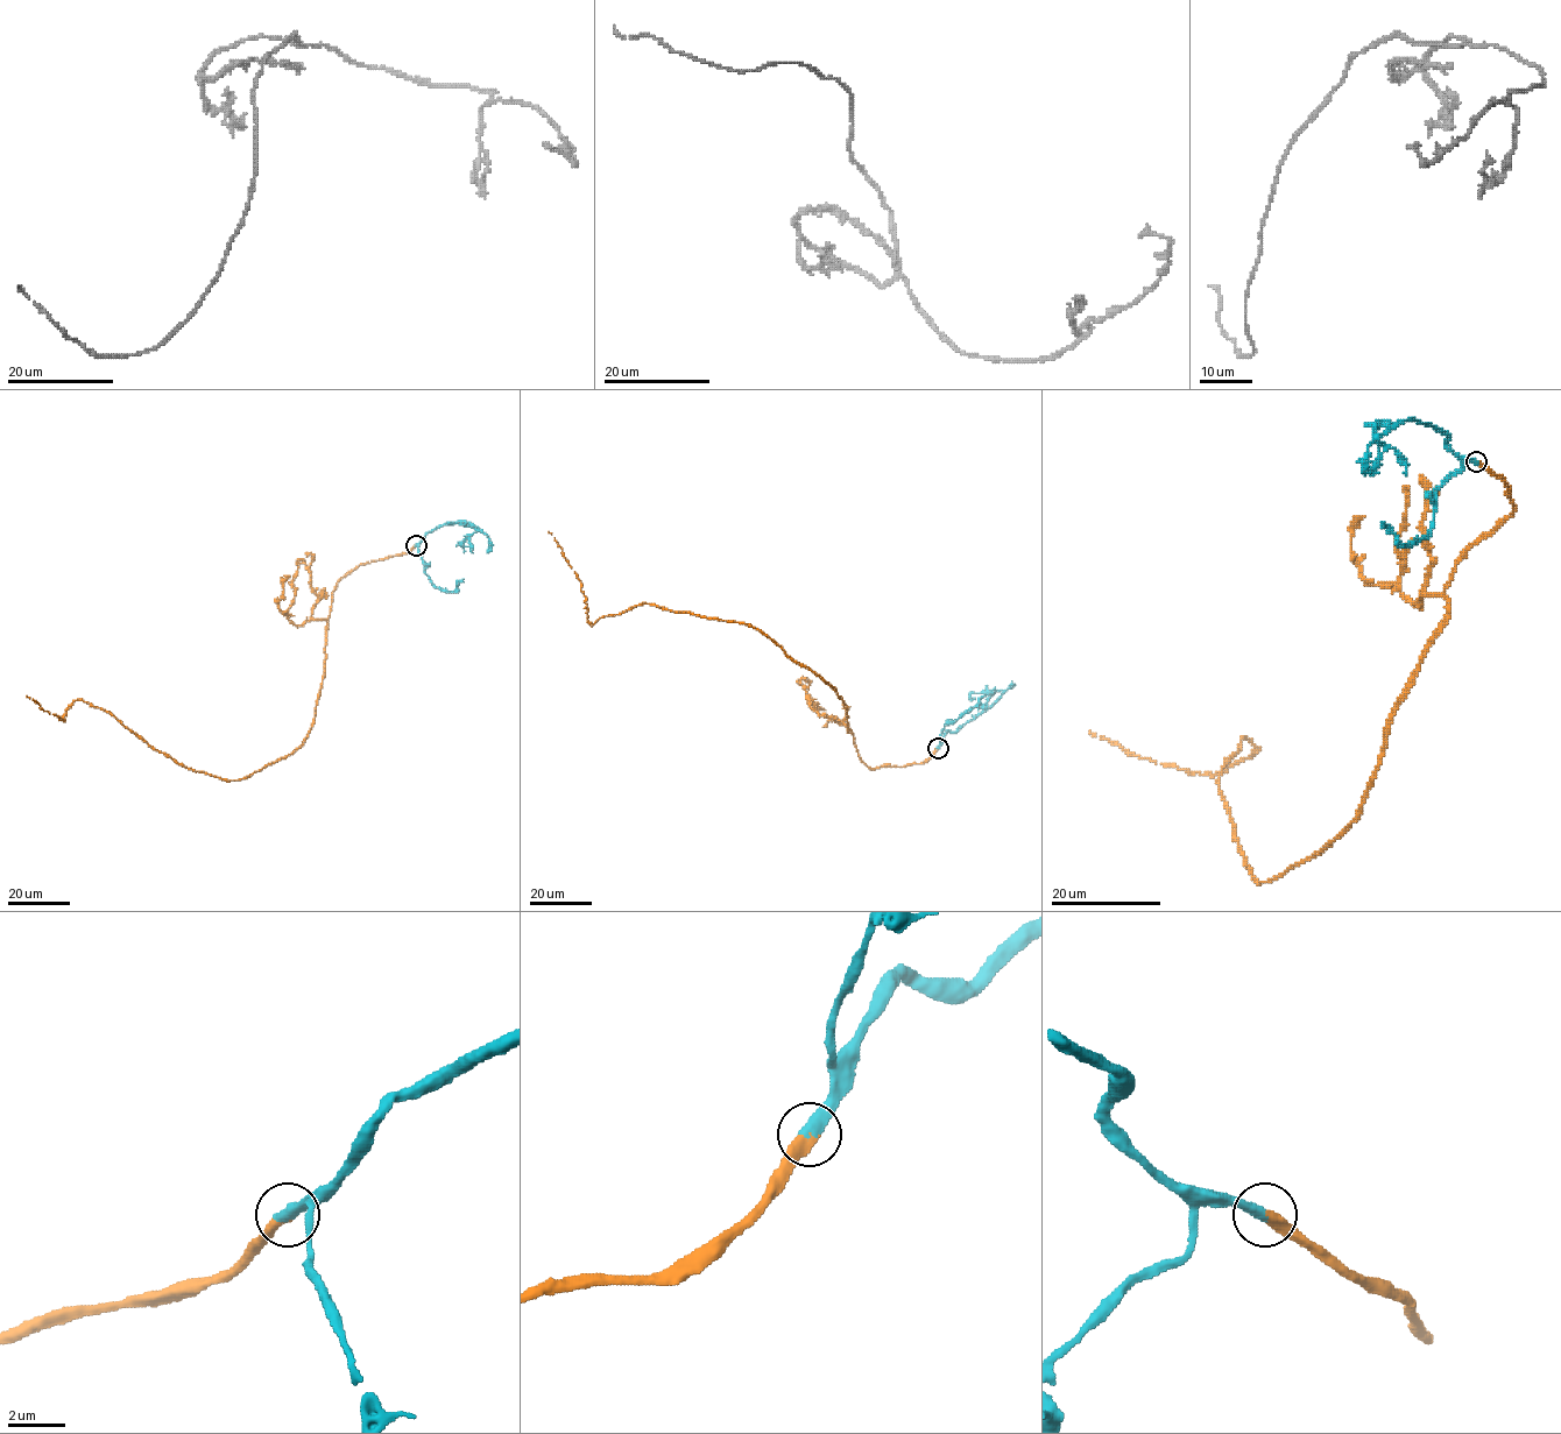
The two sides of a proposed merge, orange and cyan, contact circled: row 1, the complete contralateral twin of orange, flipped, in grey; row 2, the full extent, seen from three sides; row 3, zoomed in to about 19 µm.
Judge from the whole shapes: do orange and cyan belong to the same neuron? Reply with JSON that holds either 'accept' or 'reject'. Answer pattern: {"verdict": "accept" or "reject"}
{"verdict": "accept"}

